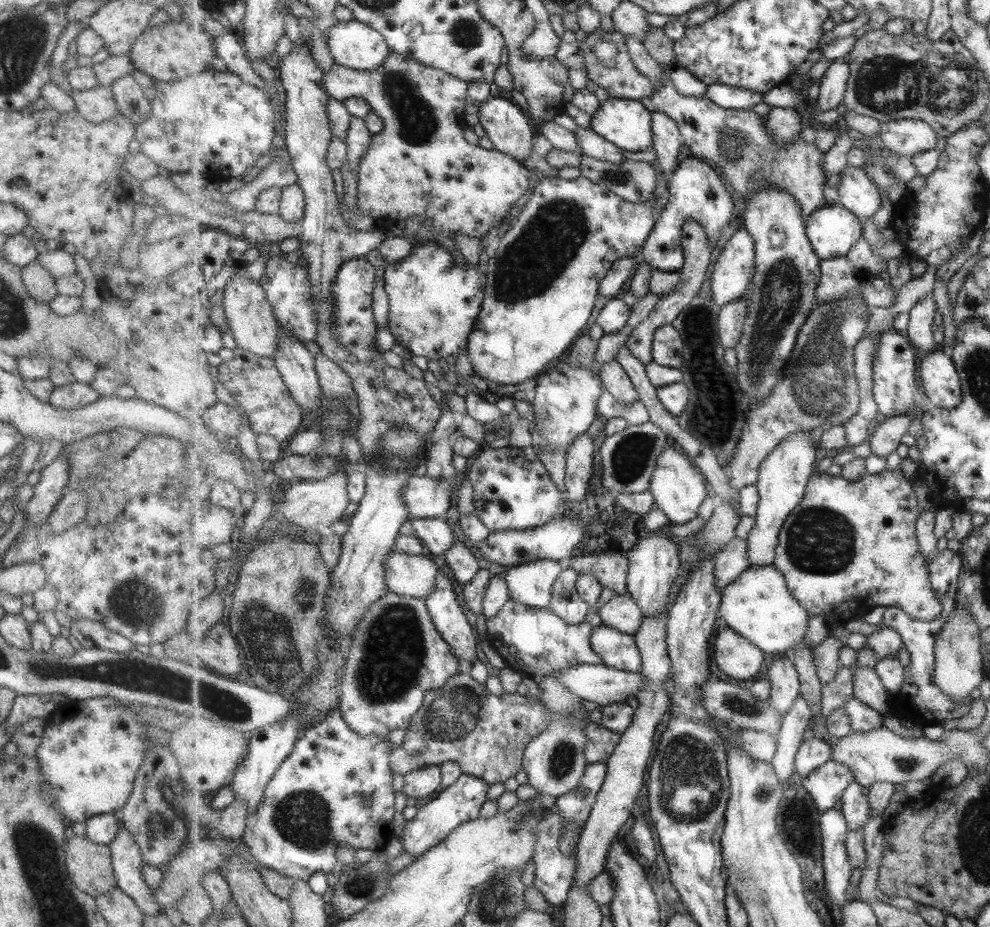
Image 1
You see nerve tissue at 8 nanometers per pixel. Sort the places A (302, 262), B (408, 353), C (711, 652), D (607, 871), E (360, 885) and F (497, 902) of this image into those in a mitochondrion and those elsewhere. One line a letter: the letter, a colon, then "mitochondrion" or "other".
A: other
B: other
C: other
D: other
E: mitochondrion
F: mitochondrion

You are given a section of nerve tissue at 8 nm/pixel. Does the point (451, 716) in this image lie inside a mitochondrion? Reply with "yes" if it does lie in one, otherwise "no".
yes

